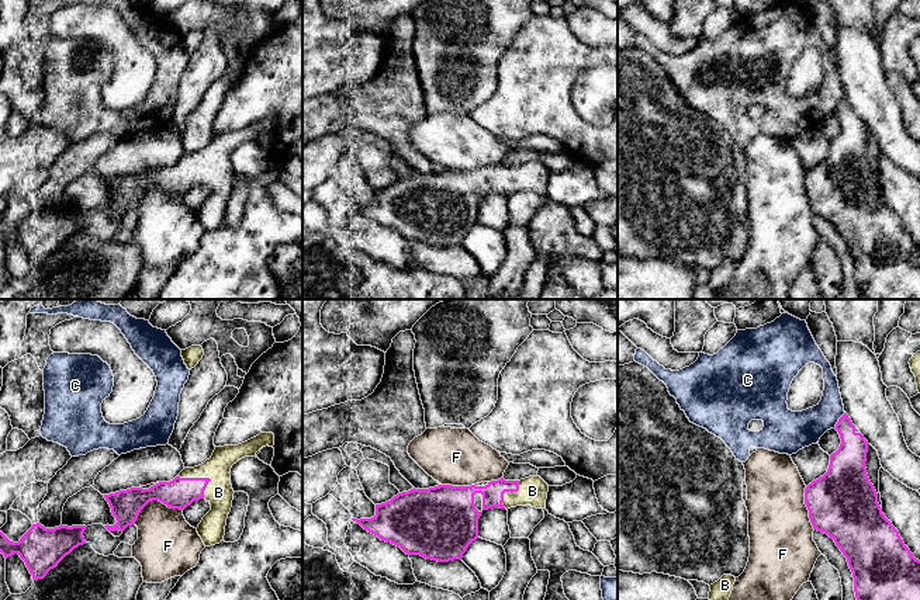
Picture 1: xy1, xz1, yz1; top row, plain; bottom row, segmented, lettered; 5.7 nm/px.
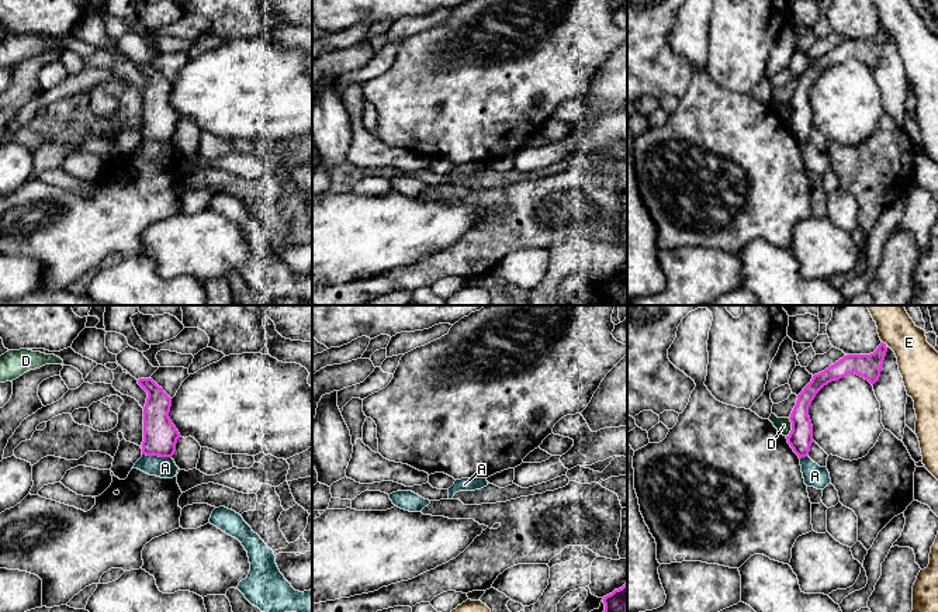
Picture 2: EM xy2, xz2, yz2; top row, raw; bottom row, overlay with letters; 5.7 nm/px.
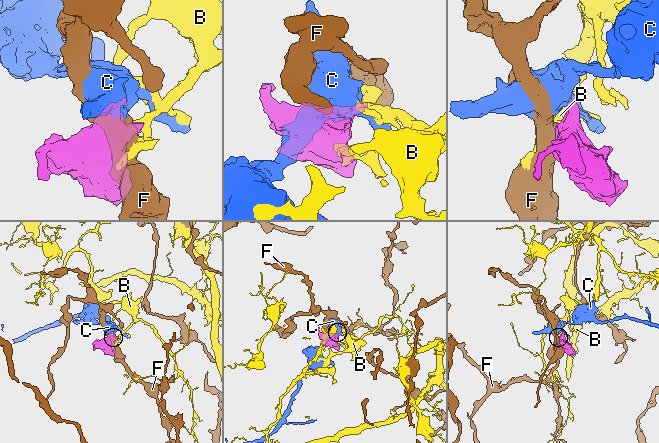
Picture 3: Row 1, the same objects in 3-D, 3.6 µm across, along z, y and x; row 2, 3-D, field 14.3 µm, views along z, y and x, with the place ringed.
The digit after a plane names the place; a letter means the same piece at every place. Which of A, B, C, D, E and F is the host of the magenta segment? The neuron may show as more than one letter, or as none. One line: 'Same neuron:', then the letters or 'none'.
Same neuron: B

